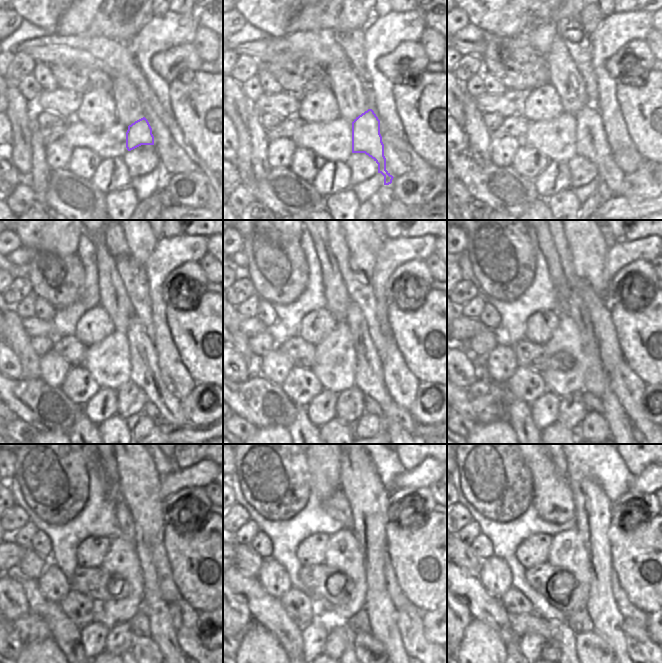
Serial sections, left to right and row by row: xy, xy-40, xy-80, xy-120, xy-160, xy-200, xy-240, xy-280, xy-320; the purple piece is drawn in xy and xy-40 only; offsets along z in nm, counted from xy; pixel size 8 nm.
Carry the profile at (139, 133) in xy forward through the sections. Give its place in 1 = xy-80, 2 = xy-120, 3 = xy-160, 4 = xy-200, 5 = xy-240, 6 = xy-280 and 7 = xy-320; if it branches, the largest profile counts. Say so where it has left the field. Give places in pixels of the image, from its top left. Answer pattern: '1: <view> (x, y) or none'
1: xy-80 (591, 142)
2: xy-120 (144, 371)
3: xy-160 (369, 375)
4: xy-200 (596, 381)
5: xy-240 (121, 510)
6: xy-280 (336, 504)
7: xy-320 (552, 497)

